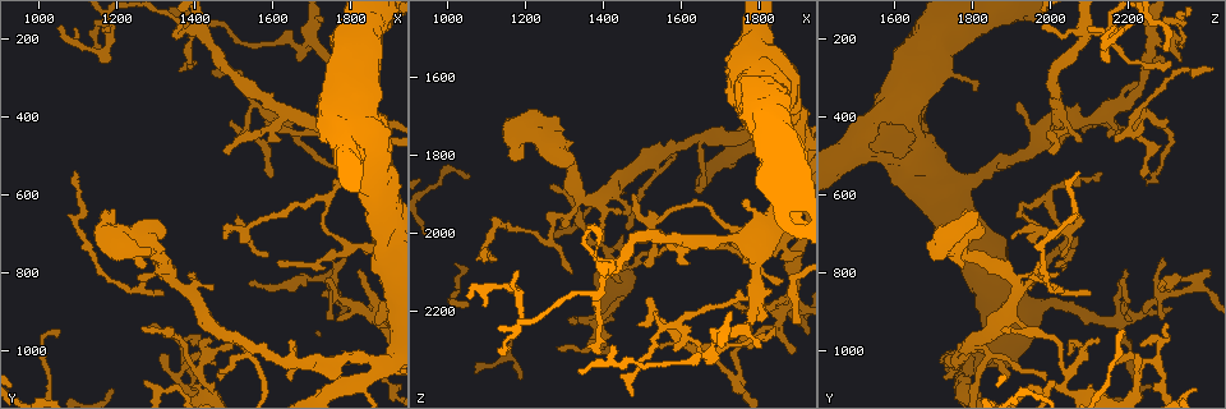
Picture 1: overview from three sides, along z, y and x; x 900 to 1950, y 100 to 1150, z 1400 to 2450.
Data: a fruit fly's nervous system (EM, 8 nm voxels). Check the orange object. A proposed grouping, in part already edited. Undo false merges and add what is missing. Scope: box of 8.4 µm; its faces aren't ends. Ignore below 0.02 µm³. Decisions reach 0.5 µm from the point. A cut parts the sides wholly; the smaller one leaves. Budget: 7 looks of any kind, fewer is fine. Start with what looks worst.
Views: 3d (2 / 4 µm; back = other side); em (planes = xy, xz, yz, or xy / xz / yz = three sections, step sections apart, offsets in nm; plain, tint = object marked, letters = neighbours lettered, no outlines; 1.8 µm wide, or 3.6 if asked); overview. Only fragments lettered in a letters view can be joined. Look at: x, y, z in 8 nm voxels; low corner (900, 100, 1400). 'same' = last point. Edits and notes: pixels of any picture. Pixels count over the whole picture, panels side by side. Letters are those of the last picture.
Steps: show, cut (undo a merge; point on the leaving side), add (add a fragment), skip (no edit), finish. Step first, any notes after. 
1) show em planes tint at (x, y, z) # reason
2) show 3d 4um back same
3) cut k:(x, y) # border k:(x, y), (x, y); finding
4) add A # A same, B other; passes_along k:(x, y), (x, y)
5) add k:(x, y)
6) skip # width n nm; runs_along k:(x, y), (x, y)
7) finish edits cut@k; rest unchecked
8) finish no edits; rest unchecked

show 3d 4um at (1815, 445, 1995) # calibre changes

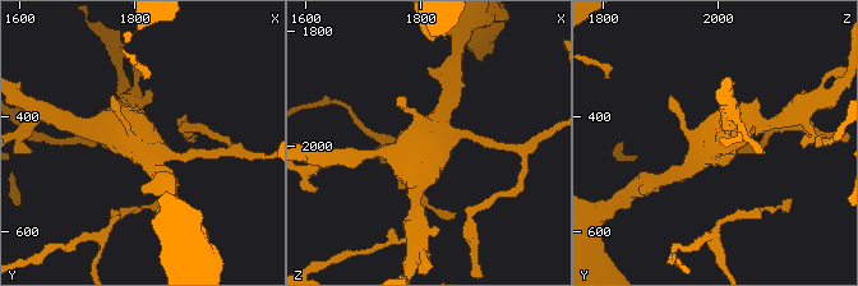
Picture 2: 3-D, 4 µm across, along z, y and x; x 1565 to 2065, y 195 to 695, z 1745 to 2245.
show em xy step 16 letters at (1810, 450, 1995) # shape alone is not enough

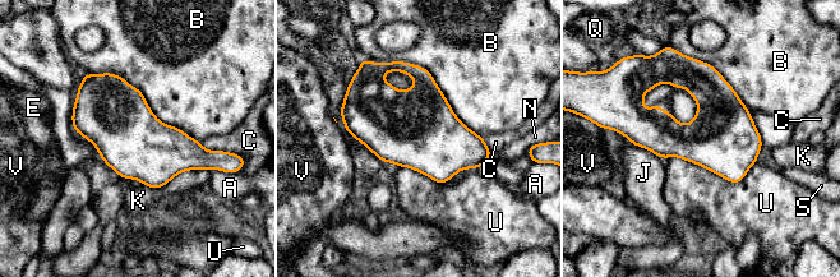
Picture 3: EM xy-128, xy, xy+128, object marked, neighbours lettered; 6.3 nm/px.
skip # width 400 nm; A other, B other, C other, E other, J other, K other, N other, Q other, S other, U other, V other; border 3:(667, 157), (732, 183), (756, 162); one neuron here

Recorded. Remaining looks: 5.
show 3d 2um at (1420, 1060, 2050) # sharp bend

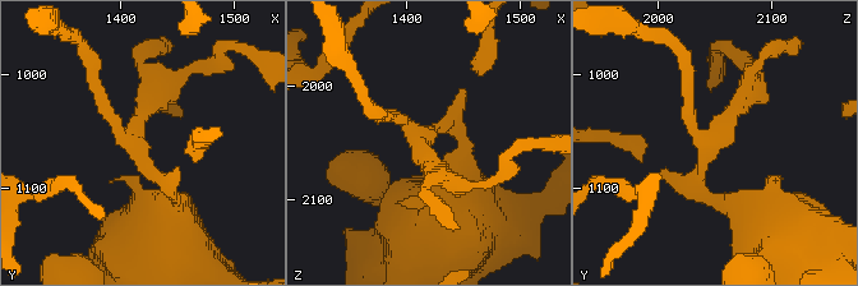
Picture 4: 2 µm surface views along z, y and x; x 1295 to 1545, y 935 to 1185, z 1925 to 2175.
show em 3.6um xz step 8 tint at (1414, 1064, 2048) # need the tissue

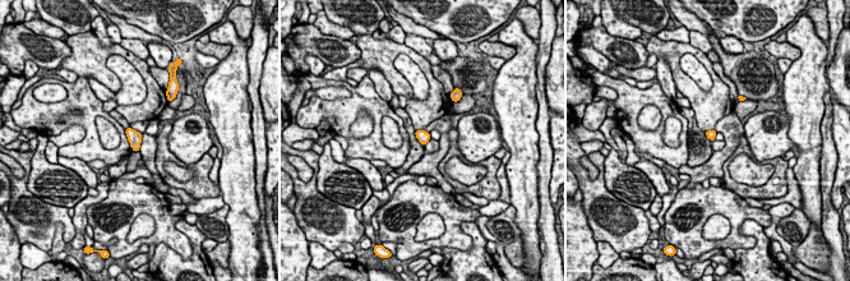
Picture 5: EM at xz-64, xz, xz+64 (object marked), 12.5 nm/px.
show em 3.6um planes letters same

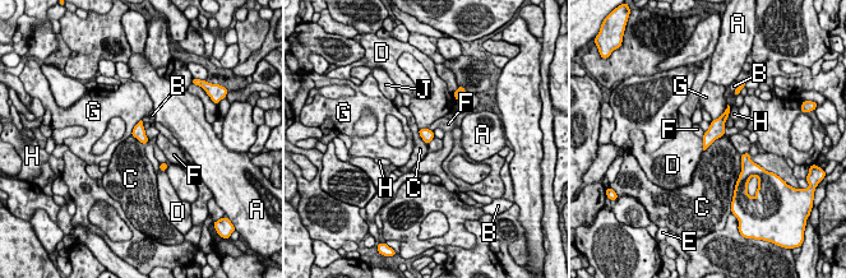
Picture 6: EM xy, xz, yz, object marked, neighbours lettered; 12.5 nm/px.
skip # longest_contact C 340 nm; A other, B other, C other, D other, E other, F other, G other, H other, J other; border 6:(724, 134), (703, 151); continuous, no second neuron

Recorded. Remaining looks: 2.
show em xz step 8 tint at (1520, 985, 1795) # three arms meet

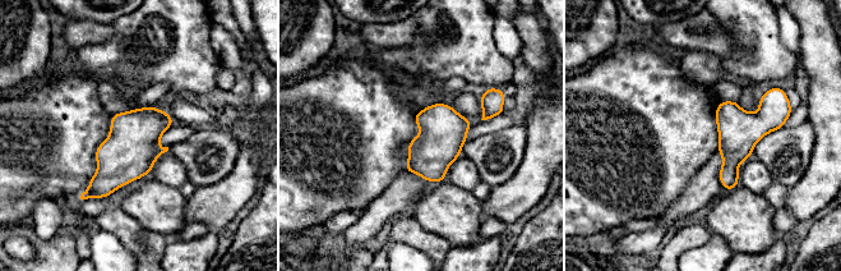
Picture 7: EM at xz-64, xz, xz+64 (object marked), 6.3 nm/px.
show em planes letters same # cut it another way

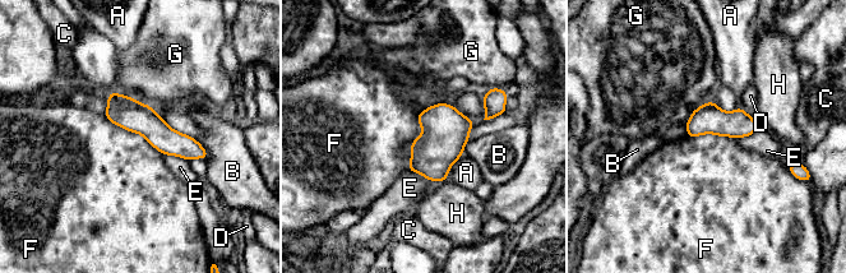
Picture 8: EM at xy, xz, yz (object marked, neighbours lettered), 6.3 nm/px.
skip # width 190 nm; A other, B other, C other, D other, E other, F other, G other, H other; one neuron here

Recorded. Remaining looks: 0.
finish no edits; rest unchecked

